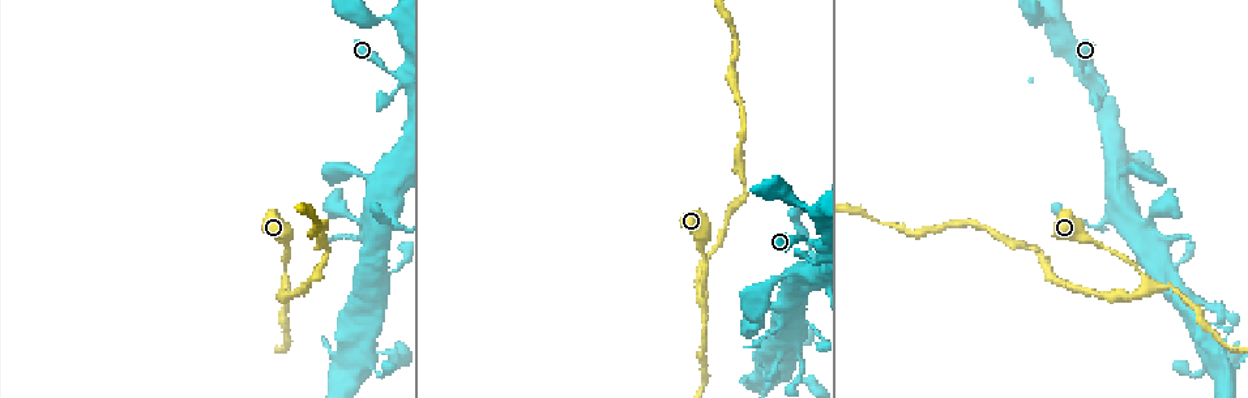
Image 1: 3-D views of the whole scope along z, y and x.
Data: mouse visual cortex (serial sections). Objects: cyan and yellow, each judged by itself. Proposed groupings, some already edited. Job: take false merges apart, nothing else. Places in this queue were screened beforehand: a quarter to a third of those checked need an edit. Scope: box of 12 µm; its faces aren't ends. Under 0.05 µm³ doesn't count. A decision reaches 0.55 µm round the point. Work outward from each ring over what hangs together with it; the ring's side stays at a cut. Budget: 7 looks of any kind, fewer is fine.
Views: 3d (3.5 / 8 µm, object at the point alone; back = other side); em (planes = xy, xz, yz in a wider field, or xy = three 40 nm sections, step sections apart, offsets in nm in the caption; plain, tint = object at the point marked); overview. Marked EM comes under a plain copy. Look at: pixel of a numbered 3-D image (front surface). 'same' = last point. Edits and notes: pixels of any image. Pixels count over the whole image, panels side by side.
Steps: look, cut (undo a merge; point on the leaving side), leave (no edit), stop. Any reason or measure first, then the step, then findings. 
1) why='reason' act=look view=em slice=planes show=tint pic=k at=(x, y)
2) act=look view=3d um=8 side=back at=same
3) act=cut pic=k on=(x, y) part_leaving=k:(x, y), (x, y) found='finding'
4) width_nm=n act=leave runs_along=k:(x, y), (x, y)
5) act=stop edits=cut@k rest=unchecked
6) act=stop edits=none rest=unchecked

why='side arm on a straight run' act=look view=3d um=3.5 pic=1 at=(1148, 285)

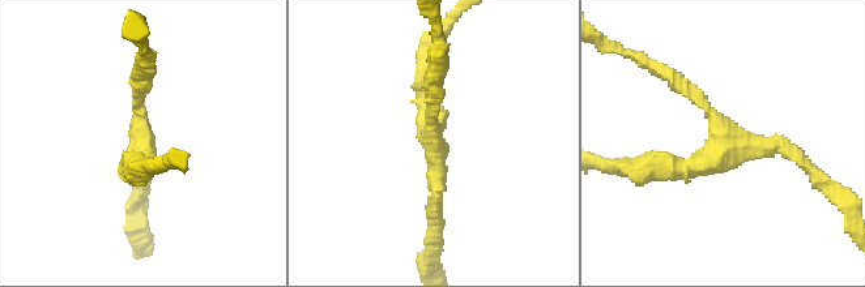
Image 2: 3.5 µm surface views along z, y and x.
arms=3 arm_widths_nm=200,200,200 act=look view=em slice=xy step=1 show=tint pic=2 at=(435, 138)

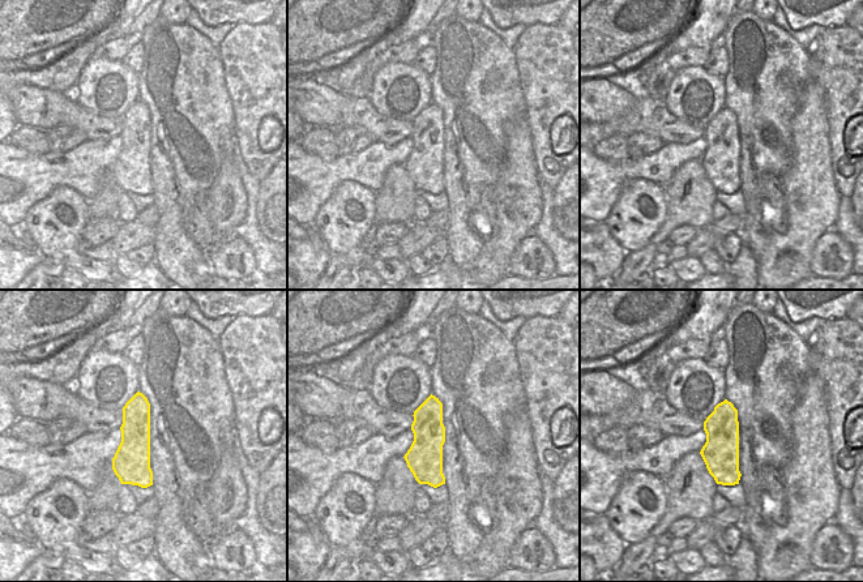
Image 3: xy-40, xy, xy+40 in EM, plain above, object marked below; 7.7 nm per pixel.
act=leave runs_along=2:(140, 77), (135, 166) found='all the same cell'

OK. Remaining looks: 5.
act=look view=3d um=8 side=back pic=1 at=(384, 196)

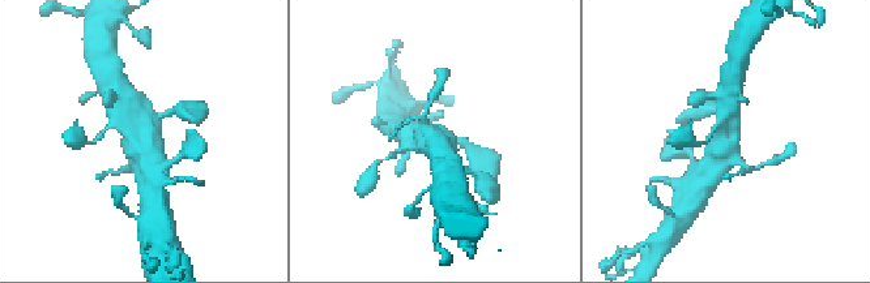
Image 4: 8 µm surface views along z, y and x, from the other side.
why='zoom in' act=look view=3d um=3.5 pic=4 at=(726, 136)

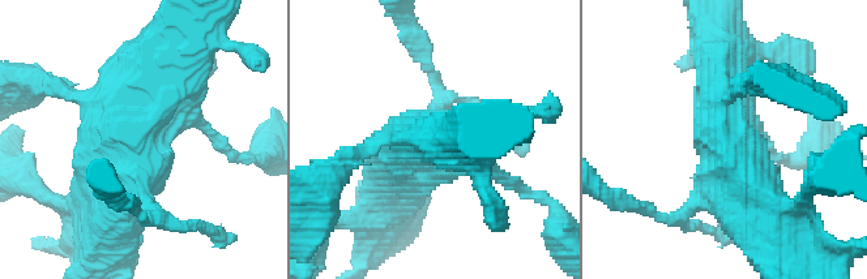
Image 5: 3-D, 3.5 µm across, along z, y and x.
act=look view=em slice=xy step=5 show=tint pic=5 at=(127, 141)

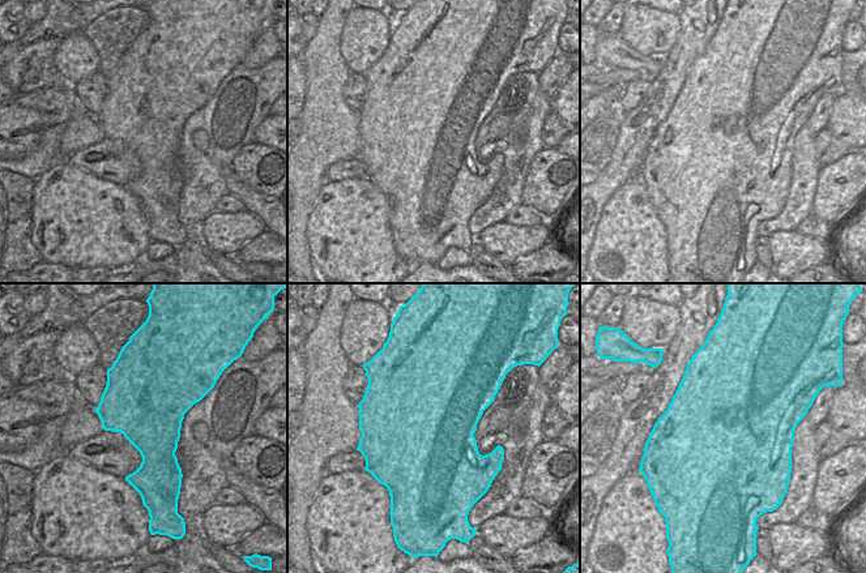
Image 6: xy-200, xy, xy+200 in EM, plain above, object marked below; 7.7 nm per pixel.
act=leave found='all the same cell'

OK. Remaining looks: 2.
why='a narrow waist' act=look view=em slice=xy step=1 show=tint pic=1 at=(368, 362)

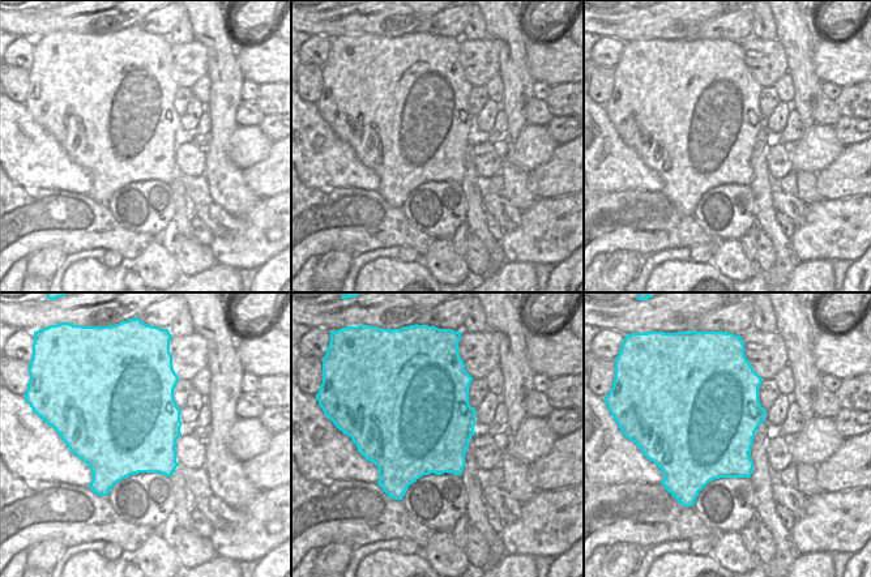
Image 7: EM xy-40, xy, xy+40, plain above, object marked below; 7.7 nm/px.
why='wider look' act=look view=3d um=3.5 at=same

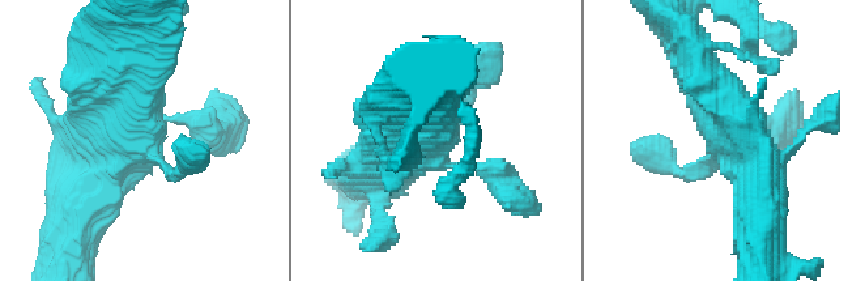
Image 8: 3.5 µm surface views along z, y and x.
act=leave runs_along=8:(695, 62), (762, 178), (762, 205) found='continuous, no second cell'

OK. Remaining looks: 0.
act=stop edits=none rest=unchecked

